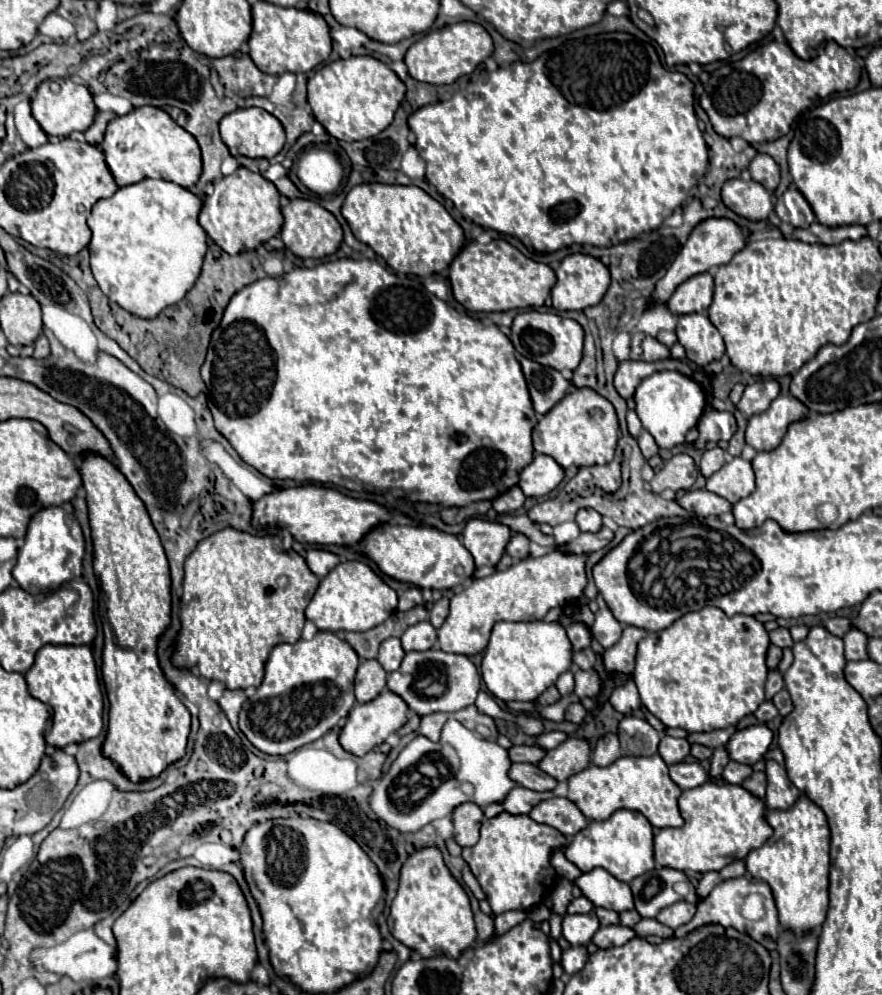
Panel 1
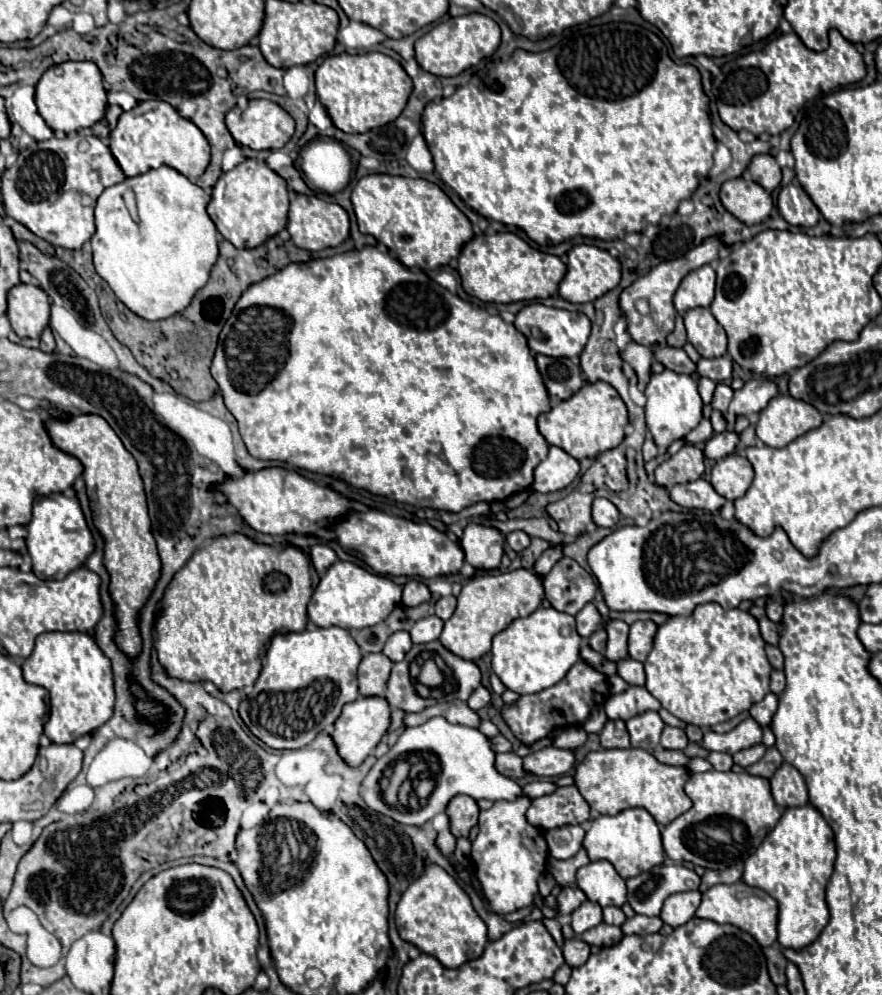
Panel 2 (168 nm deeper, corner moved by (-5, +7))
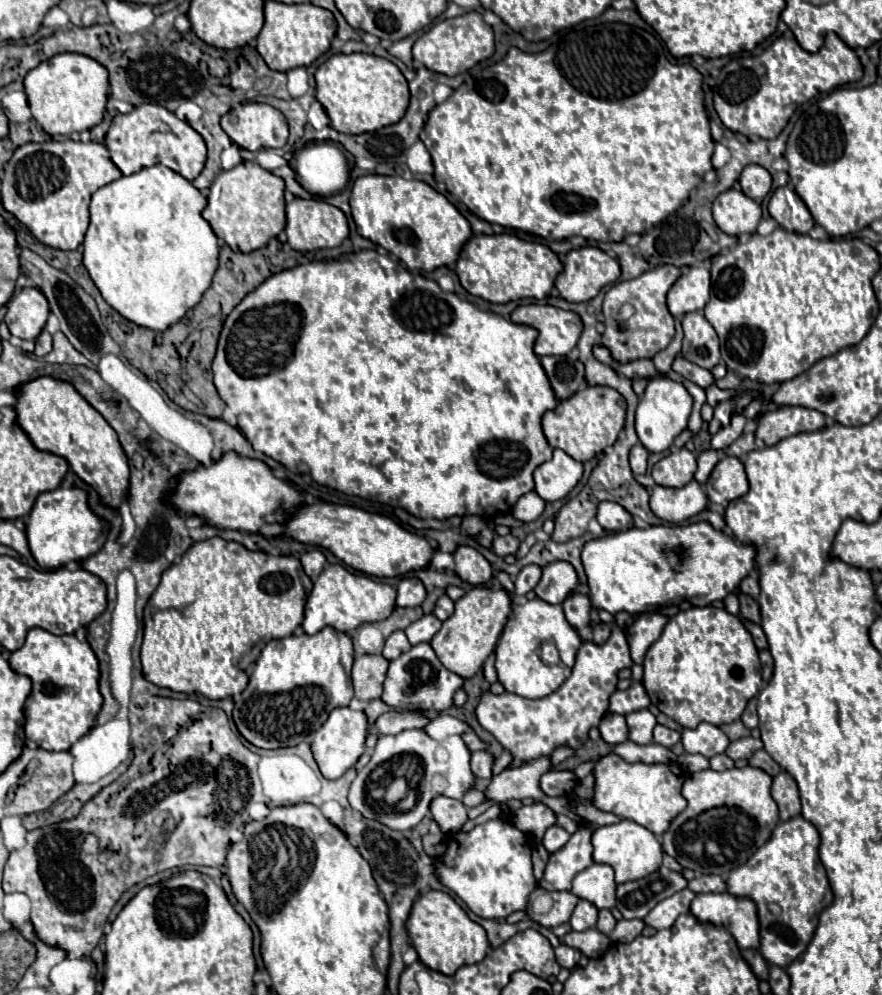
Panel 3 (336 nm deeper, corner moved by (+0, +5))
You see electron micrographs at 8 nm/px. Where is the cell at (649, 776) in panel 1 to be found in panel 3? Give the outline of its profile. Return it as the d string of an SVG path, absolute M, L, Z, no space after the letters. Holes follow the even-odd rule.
M610 752L594 764L592 804L602 812L612 812L618 818L634 820L660 836L668 830L676 814L686 808L686 800L680 794L684 778L686 774L680 764L630 764Z

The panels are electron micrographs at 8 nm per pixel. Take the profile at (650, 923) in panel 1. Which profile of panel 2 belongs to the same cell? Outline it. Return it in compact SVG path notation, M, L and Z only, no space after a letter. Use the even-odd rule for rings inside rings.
M635 914L633 918L629 918L621 930L623 934L653 934L653 932L659 932L659 928L663 926L661 918L657 916L643 916L643 914Z

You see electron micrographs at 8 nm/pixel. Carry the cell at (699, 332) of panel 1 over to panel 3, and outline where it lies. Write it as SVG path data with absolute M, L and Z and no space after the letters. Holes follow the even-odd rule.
M700 312L684 314L684 346L682 356L706 370L714 368L720 362L720 346L718 336L710 322Z

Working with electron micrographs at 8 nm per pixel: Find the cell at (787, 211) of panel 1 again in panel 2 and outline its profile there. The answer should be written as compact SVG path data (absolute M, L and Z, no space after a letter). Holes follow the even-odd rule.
M797 182L781 188L777 198L777 208L791 226L811 228L821 218L817 206L811 202L807 192Z

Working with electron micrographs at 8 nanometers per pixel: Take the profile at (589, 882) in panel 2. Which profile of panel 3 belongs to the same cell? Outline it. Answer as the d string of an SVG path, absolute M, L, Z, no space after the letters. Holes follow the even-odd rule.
M592 864L582 870L574 882L572 892L592 902L596 908L614 908L616 906L616 882L614 870L608 864Z

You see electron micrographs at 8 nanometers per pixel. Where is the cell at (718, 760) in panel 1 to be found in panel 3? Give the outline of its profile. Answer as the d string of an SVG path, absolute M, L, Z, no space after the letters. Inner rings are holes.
M718 754L718 756L710 758L710 768L712 770L728 770L732 766L734 766L734 762L726 754Z

